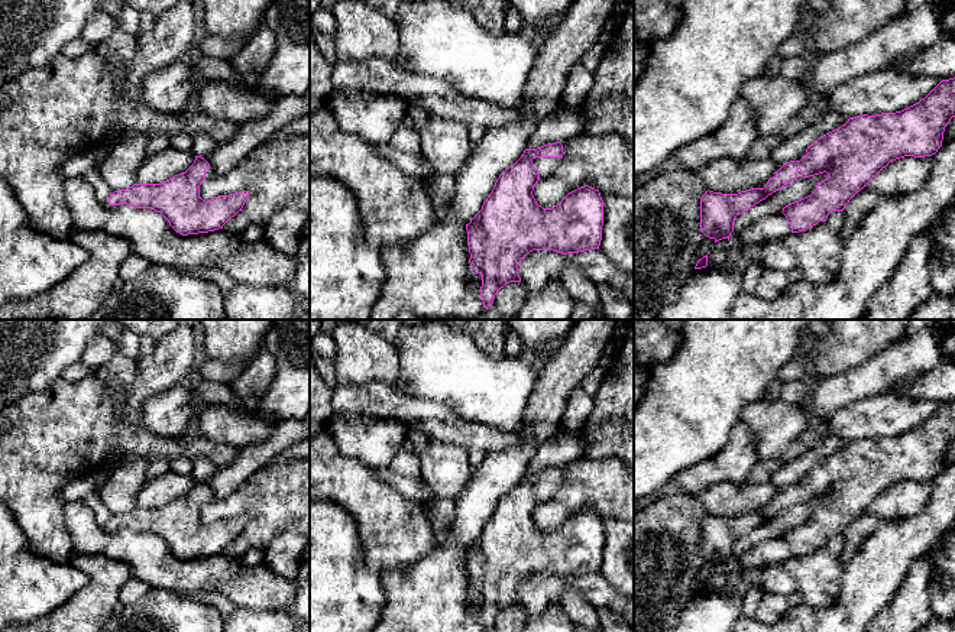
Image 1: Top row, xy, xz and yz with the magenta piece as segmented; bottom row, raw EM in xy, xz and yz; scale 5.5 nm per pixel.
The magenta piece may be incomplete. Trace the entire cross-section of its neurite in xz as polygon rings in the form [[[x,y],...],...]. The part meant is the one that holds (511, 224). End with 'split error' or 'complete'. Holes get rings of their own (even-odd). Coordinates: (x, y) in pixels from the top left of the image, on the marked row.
[[[547,143],[537,149],[525,149],[521,158],[506,168],[482,210],[466,224],[469,263],[482,275],[480,298],[483,308],[493,304],[495,295],[509,282],[521,282],[519,262],[532,250],[579,253],[599,249],[603,226],[603,201],[600,192],[589,185],[569,192],[557,205],[543,208],[532,191],[540,179],[548,178],[563,161],[563,145]]]; split error

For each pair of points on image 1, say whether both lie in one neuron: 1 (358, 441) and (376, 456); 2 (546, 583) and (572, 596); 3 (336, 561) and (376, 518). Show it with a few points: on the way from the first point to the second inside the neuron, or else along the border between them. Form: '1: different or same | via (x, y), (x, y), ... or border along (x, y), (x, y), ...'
1: same | via (362, 441), (372, 451)
2: same | via (552, 587), (559, 589), (566, 596)
3: different | border along (342, 508), (356, 525), (363, 561), (374, 569)

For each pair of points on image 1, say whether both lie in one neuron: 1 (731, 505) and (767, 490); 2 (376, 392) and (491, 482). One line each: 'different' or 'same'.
1: same
2: different

